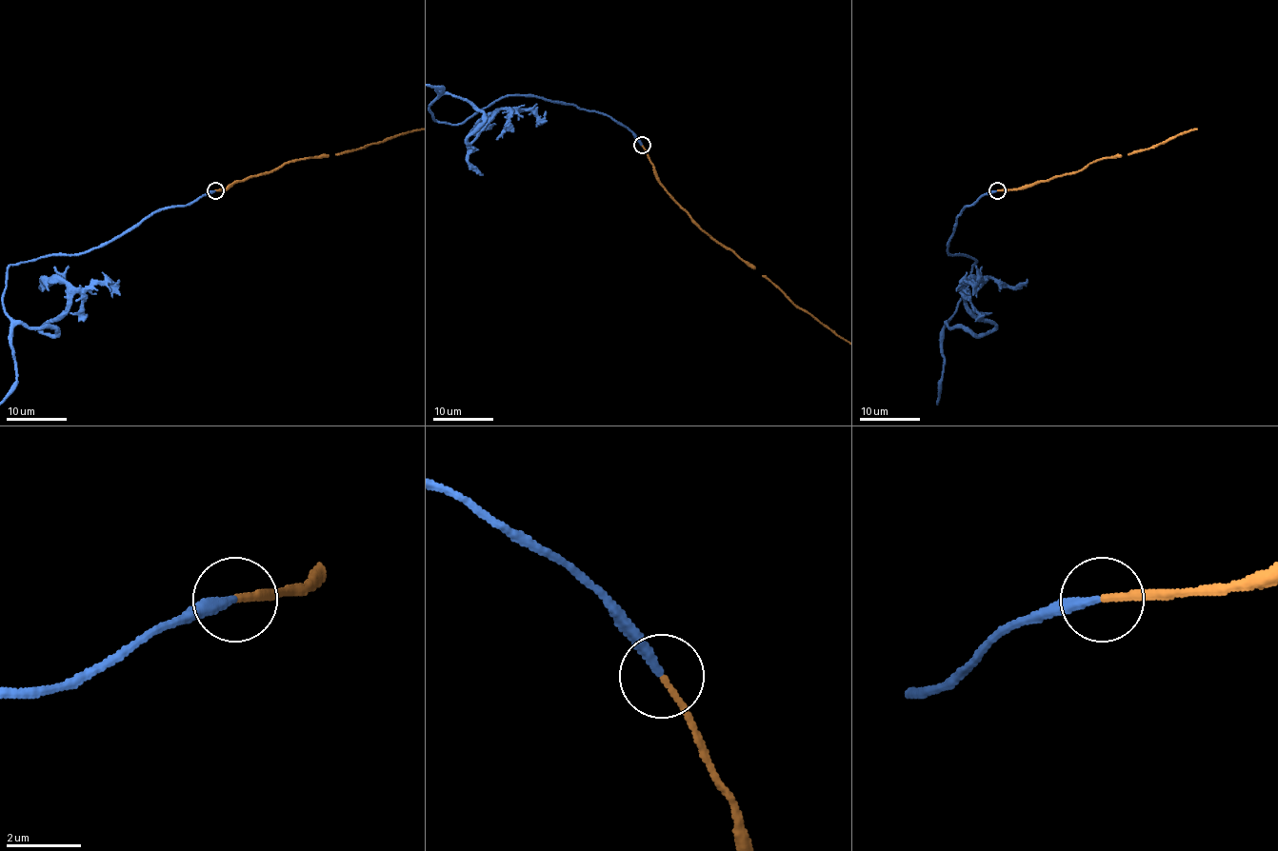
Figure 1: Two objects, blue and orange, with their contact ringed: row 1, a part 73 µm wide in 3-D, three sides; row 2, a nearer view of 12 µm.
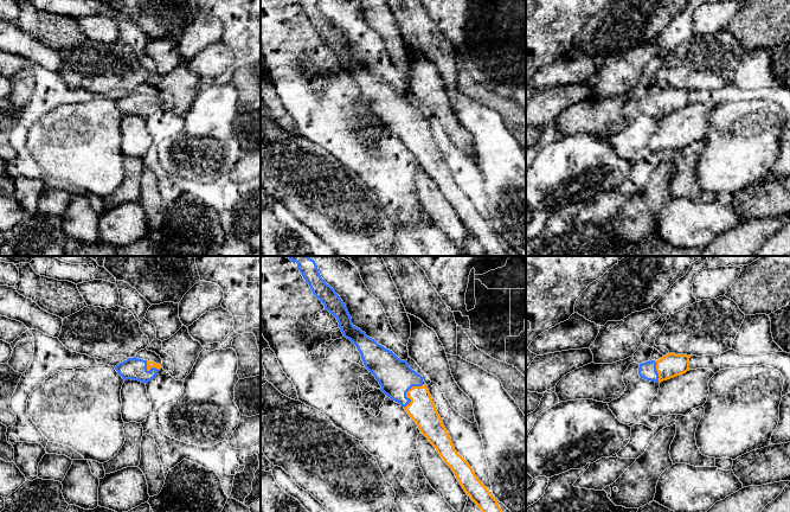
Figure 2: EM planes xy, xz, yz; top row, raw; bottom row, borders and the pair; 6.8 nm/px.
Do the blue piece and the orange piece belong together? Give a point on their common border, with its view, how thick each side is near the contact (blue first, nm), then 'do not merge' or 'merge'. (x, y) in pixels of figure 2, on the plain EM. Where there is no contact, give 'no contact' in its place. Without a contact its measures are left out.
xz (406, 126) | 240/180 nm | merge

